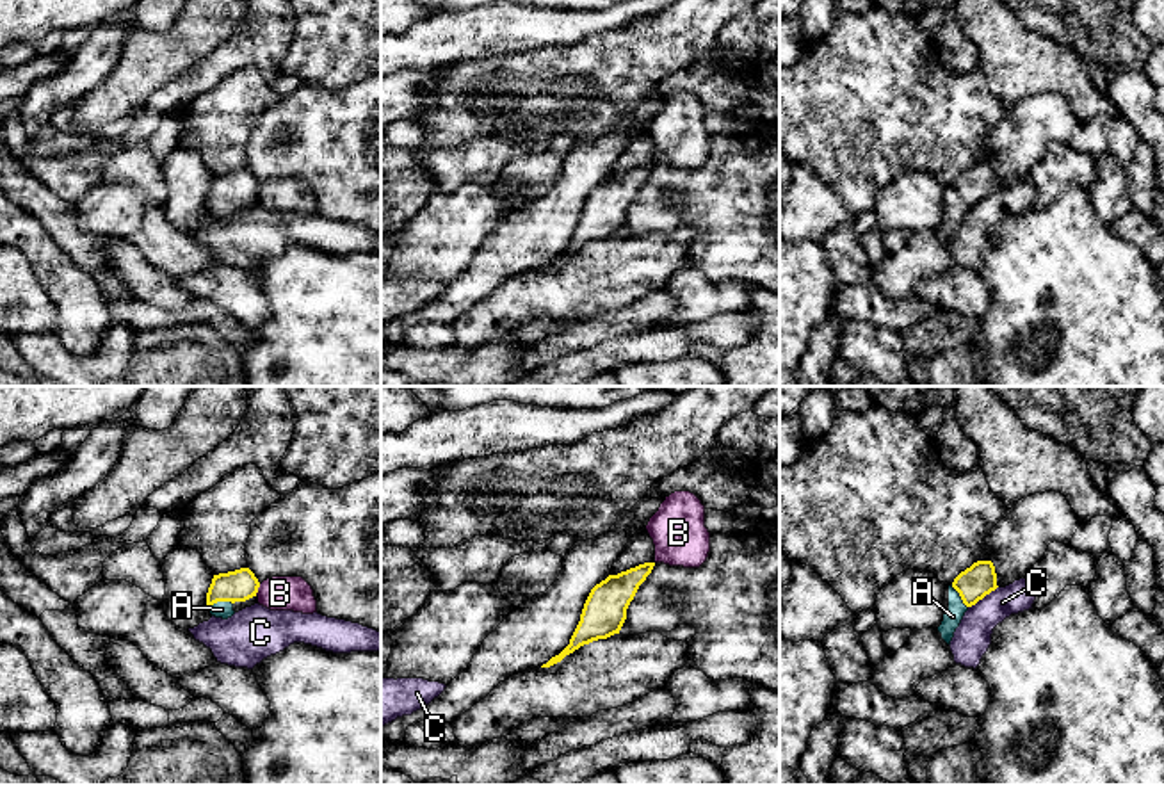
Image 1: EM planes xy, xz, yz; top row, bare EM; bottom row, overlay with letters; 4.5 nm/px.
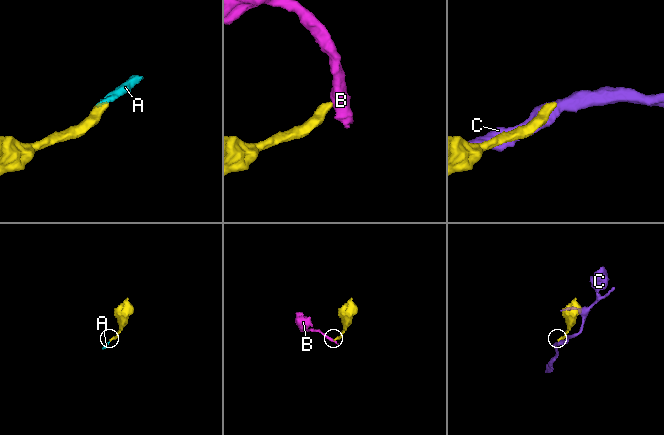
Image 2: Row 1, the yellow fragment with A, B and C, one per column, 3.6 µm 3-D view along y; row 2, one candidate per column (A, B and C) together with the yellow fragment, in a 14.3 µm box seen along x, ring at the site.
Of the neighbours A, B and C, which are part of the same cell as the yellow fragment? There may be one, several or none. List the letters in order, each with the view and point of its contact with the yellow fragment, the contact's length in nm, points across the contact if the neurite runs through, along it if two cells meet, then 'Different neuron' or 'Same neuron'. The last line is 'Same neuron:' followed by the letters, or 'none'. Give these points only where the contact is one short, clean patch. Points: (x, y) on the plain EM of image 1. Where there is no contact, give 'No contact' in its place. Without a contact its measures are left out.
A: Touches yellow at xy (219, 202). Shared border 110 nm. Same neuron
B: Touches yellow at xy (257, 191). Shared border 60 nm. Boundary: xy (260, 186), (255, 196). Different neuron
C: Touches yellow at yz (983, 198). Shared border 170 nm. Boundary: yz (997, 187), (969, 209). Different neuron
Same neuron: A

